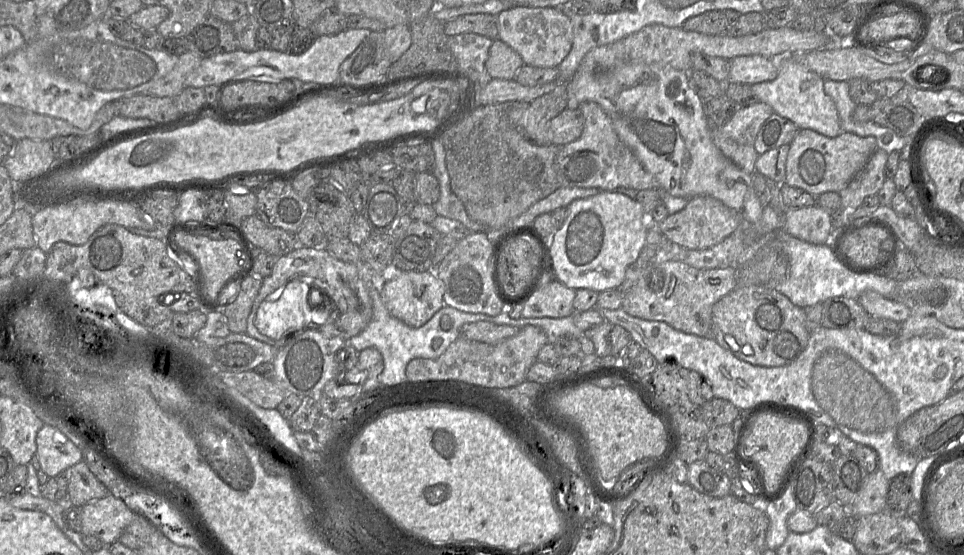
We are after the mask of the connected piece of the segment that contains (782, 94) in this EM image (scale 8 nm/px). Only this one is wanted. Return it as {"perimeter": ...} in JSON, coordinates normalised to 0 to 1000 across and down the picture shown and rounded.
{"perimeter":[[[809,105],[807,114],[808,130],[803,144],[779,153],[787,182],[799,189],[804,204],[821,216],[829,232],[841,232],[858,247],[871,243],[869,200],[855,164],[855,142],[824,105]]]}

